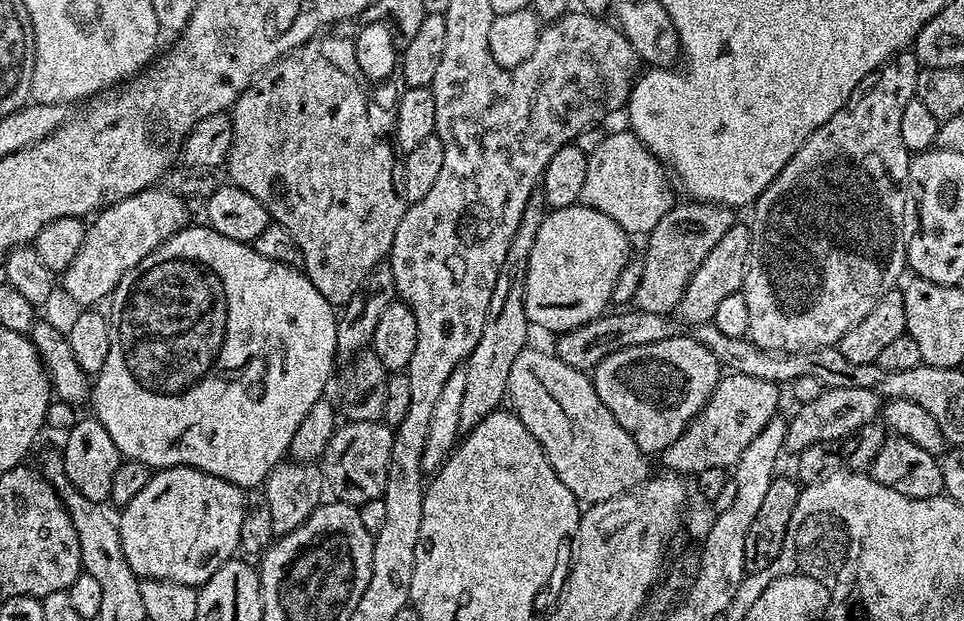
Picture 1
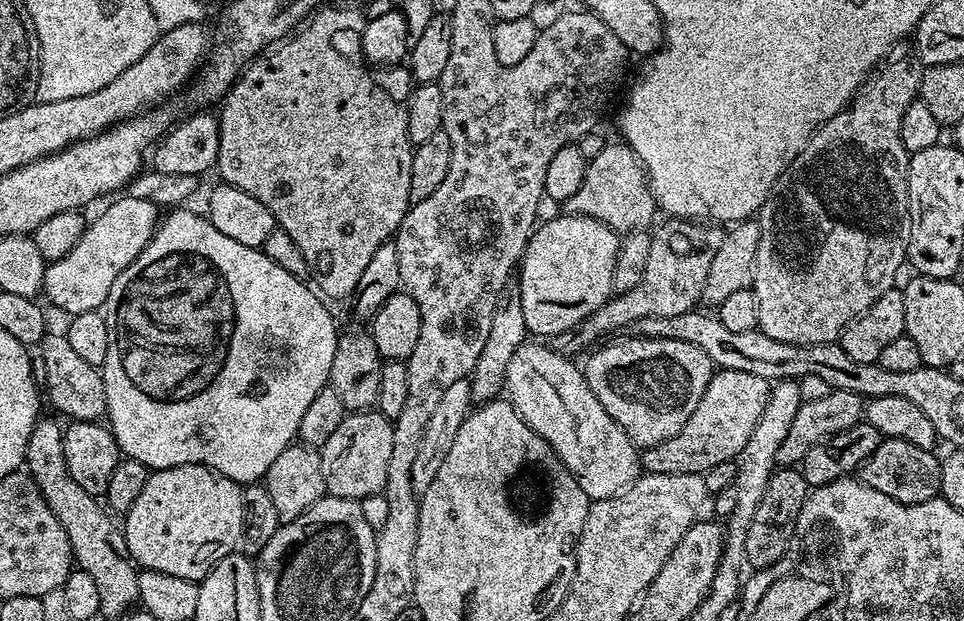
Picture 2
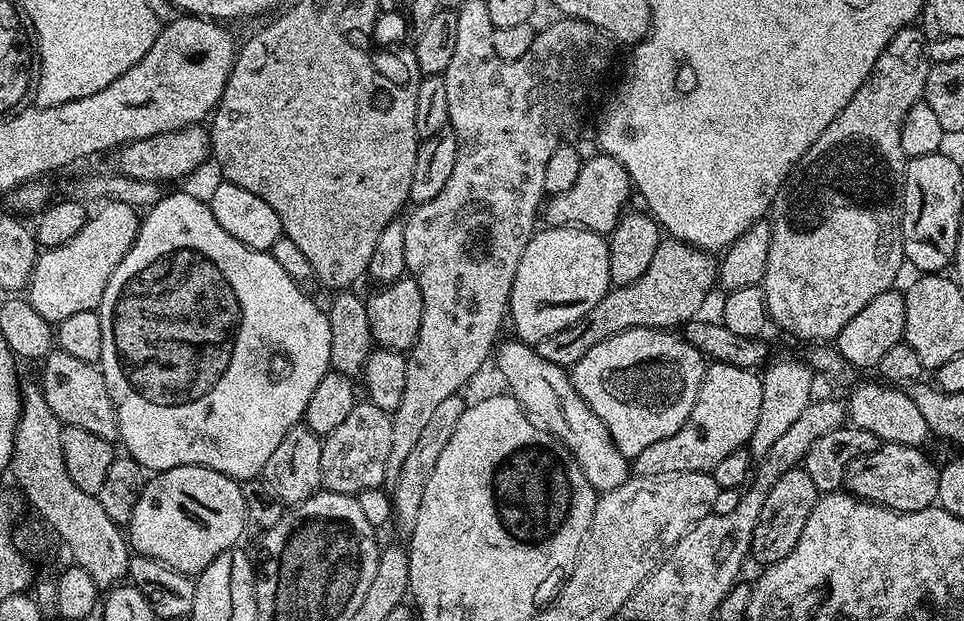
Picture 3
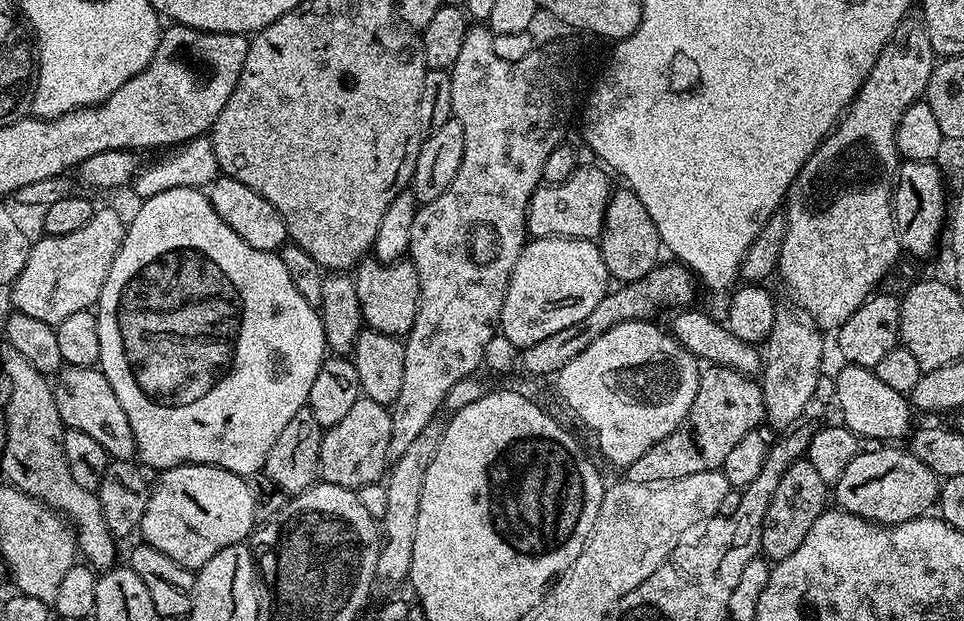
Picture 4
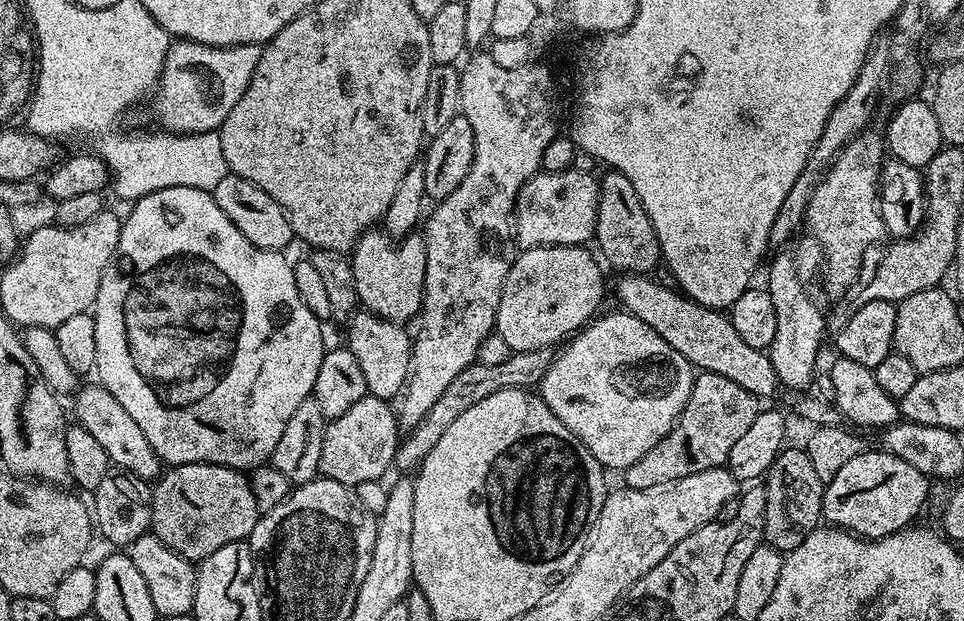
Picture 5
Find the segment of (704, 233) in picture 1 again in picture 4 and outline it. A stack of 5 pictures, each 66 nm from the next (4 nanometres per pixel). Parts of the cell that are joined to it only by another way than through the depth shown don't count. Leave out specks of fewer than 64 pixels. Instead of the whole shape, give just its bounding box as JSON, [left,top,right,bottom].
[518,263,698,377]

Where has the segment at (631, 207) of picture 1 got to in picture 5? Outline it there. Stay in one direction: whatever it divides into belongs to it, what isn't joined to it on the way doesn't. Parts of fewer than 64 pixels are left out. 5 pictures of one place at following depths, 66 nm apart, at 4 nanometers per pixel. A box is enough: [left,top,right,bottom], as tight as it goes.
[514,167,600,249]

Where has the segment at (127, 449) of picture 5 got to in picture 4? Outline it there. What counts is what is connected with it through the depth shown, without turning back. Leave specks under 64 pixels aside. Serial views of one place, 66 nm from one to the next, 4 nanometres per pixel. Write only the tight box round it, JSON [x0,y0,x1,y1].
[52,364,137,461]

